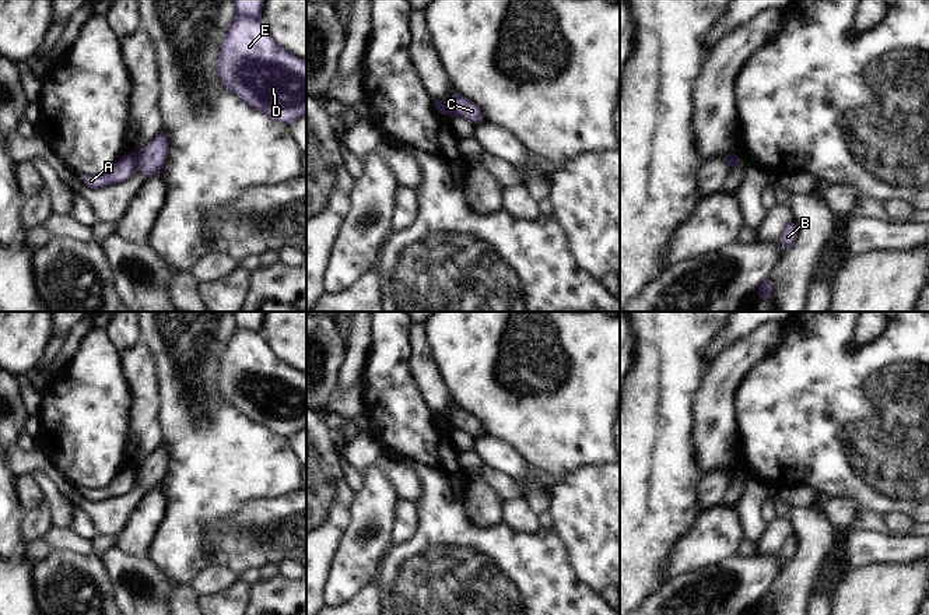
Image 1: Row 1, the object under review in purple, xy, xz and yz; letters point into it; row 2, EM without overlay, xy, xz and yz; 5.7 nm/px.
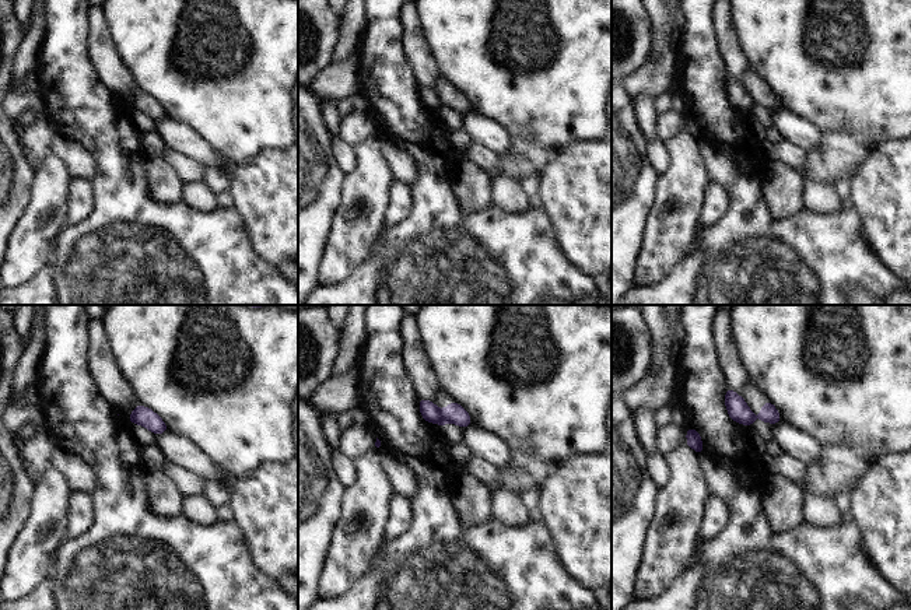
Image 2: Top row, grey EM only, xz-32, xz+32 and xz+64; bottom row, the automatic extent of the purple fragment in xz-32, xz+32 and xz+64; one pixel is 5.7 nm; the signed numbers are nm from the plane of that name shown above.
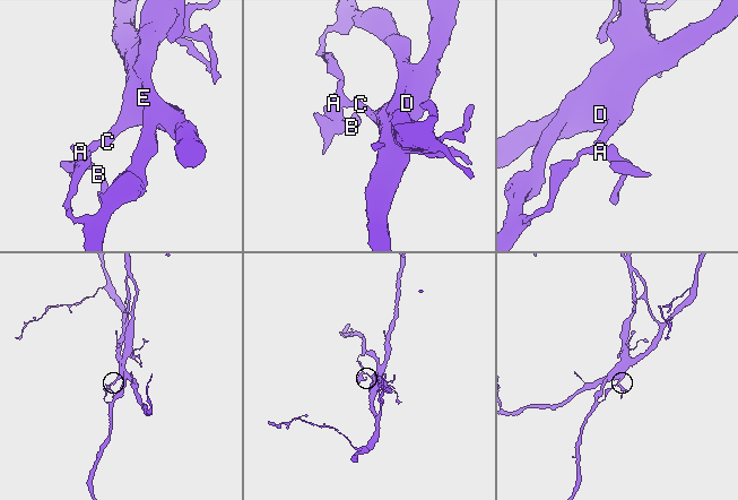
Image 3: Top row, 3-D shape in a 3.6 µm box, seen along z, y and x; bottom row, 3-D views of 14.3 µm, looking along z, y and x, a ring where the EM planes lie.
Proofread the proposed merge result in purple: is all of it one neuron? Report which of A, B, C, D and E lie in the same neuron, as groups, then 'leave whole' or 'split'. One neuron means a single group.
groups A B / C D E; split

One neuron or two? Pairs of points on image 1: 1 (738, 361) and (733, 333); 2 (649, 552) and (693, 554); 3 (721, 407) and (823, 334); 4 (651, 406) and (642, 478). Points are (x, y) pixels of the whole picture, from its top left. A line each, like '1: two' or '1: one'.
1: two
2: two
3: two
4: one

